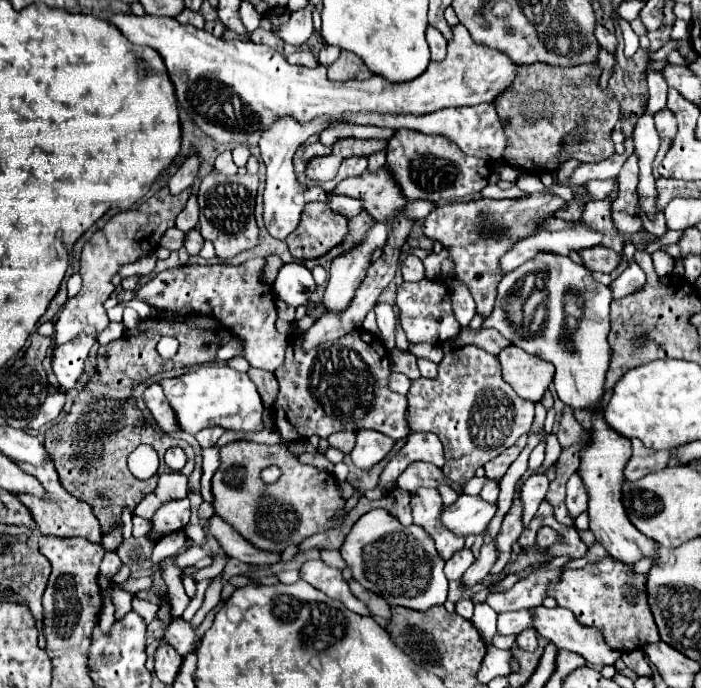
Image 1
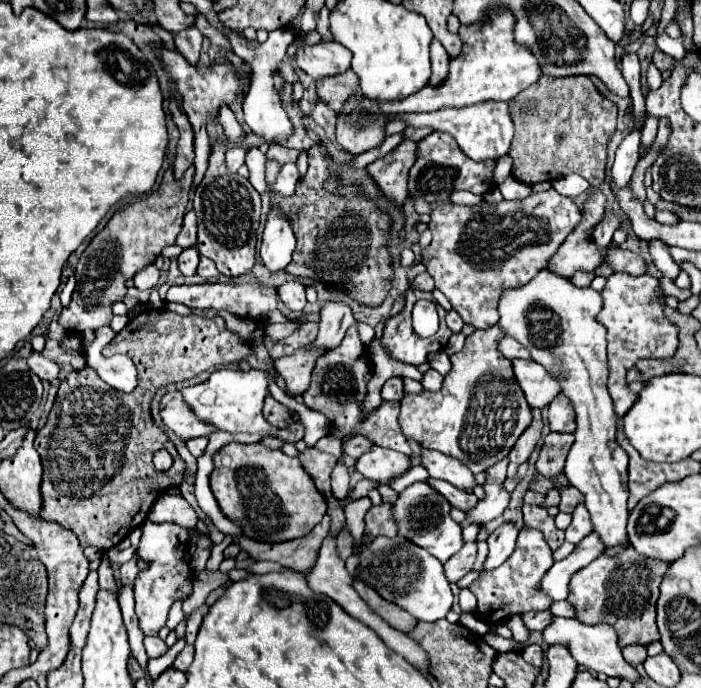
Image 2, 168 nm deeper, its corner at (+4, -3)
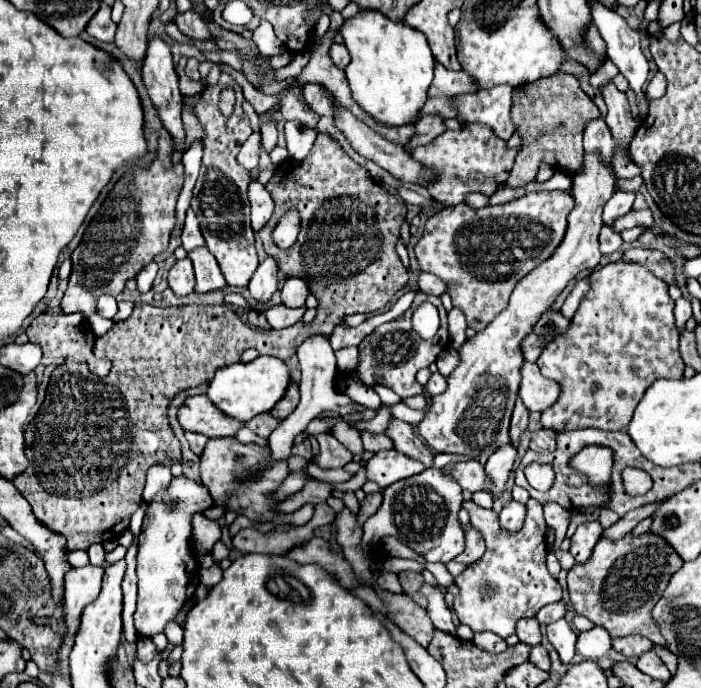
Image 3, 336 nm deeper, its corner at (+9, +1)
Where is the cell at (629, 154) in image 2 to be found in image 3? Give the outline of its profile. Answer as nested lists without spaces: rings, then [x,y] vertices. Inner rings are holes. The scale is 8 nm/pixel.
[[[594,2],[590,8],[592,8],[594,26],[598,26],[598,30],[600,30],[602,38],[604,38],[604,42],[606,42],[606,46],[608,46],[606,54],[608,54],[608,58],[614,62],[614,66],[618,68],[618,72],[628,80],[630,88],[636,92],[638,102],[640,102],[638,120],[644,120],[644,116],[646,116],[646,112],[648,112],[648,106],[646,106],[646,96],[644,96],[644,92],[642,92],[642,86],[644,86],[646,76],[648,76],[648,62],[646,62],[646,58],[644,58],[644,54],[642,54],[642,50],[640,50],[640,41],[642,38],[648,38],[650,34],[630,30],[628,24],[626,24],[626,20],[624,20],[618,12],[612,12],[610,8],[606,8],[606,6],[598,4],[598,2]]]

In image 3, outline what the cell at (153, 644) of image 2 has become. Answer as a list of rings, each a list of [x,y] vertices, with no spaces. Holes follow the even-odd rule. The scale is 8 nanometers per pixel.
[[[138,638],[136,646],[138,646],[136,654],[138,654],[138,658],[140,658],[144,664],[154,658],[154,644],[152,644],[150,638]]]

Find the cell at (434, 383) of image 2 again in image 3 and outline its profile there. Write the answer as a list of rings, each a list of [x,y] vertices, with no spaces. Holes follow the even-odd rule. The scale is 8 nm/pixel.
[[[436,372],[436,374],[432,374],[432,376],[430,376],[430,380],[428,380],[428,384],[426,384],[426,388],[432,392],[432,396],[442,394],[442,392],[446,390],[446,378],[444,378],[444,376],[440,376],[438,372]]]

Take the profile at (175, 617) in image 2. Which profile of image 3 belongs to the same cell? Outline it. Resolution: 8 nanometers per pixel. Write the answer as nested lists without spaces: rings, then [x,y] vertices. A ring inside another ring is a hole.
[[[174,620],[168,622],[164,634],[166,634],[166,638],[168,638],[170,644],[174,644],[174,646],[180,646],[182,644],[182,628]]]

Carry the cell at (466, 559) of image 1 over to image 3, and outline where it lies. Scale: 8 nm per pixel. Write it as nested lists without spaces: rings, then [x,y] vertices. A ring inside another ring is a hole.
[[[470,528],[470,530],[466,530],[466,550],[464,550],[464,554],[460,554],[460,558],[456,558],[456,562],[472,564],[478,558],[482,558],[484,550],[486,550],[486,546],[484,546],[482,534],[476,528]]]

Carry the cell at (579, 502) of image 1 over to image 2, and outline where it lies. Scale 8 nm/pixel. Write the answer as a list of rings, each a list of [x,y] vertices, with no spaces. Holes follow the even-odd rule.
[[[577,504],[575,510],[571,512],[571,524],[565,530],[565,538],[573,544],[579,544],[581,538],[585,538],[591,532],[591,522],[589,522],[589,512],[585,510],[585,504]]]

